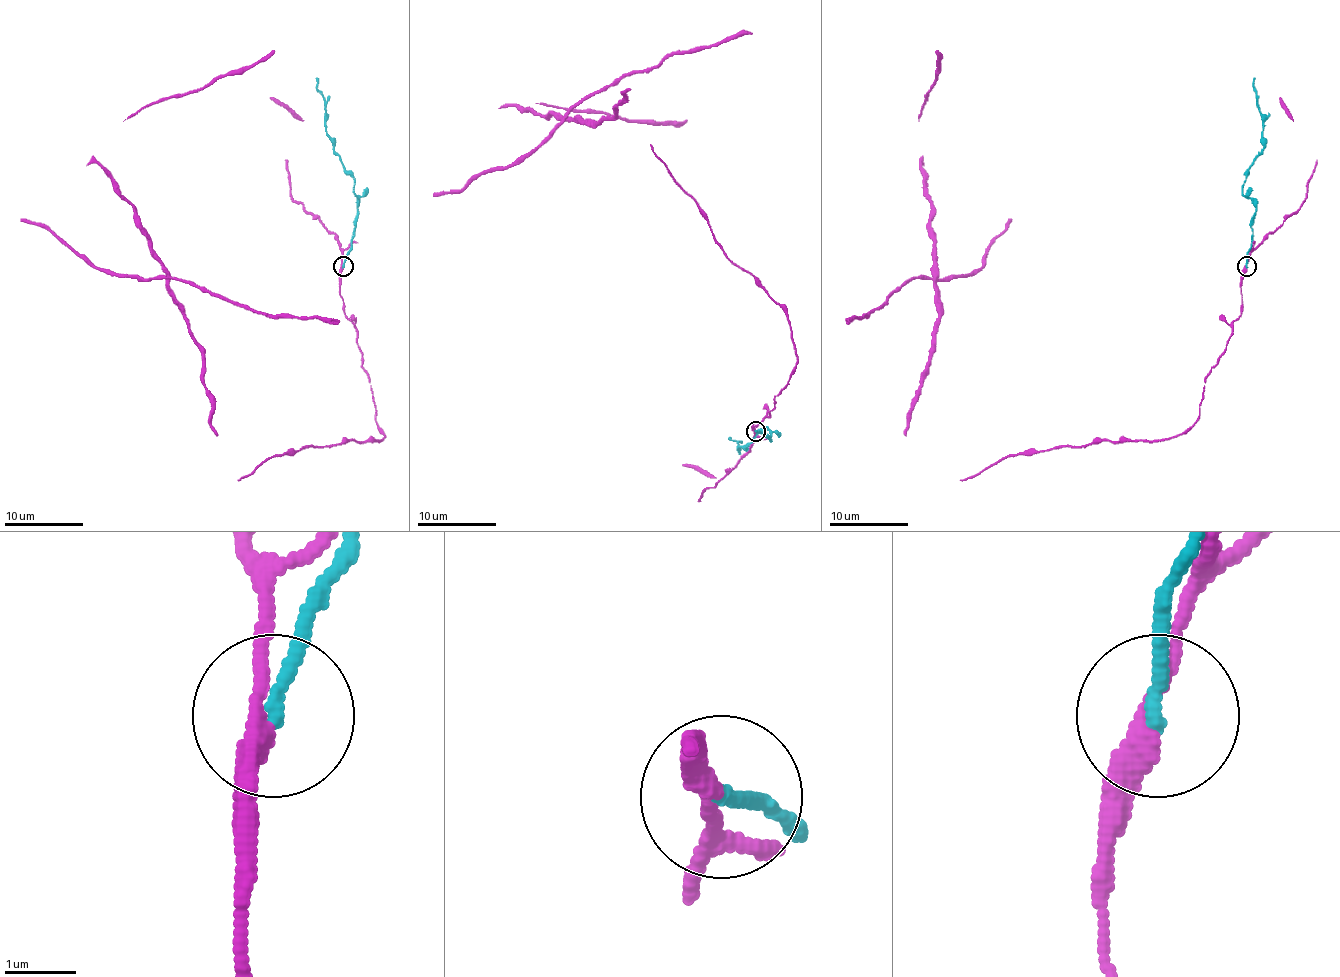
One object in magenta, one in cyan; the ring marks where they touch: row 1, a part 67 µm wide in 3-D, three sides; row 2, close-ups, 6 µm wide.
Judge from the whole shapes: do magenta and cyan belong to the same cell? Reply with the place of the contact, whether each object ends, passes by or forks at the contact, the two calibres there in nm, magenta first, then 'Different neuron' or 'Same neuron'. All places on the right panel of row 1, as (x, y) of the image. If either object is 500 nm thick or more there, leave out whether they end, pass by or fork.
Place: (1247, 266). At the ring magenta passes by. At the ring cyan ends. Thickness 280 nm (magenta) against 190 nm. Different neuron

